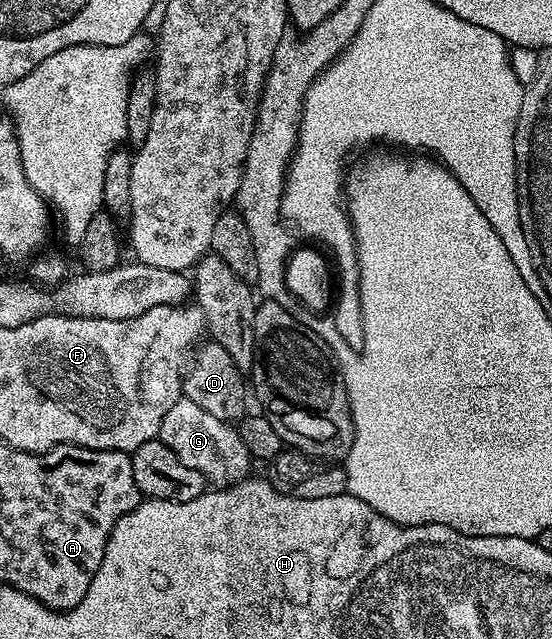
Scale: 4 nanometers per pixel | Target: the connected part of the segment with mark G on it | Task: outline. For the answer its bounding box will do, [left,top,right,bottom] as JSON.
[158,398,253,488]

